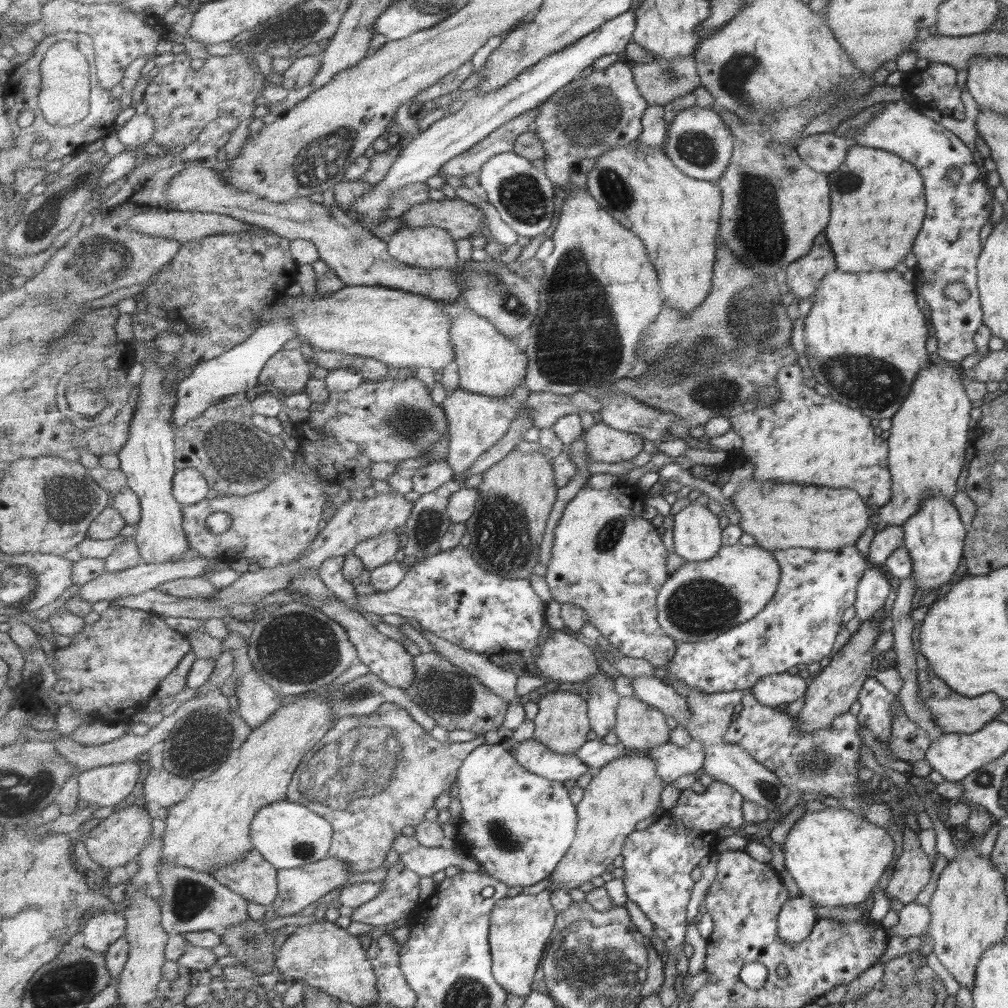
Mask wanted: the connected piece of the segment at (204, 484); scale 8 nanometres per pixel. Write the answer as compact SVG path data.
M196 468L178 469L174 476L174 495L182 505L199 504L207 498L210 484Z

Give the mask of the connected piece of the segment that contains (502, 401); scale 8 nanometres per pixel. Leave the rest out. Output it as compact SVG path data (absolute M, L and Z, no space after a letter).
M527 383L519 385L508 397L496 397L469 392L459 386L441 403L450 426L450 452L447 462L457 480L467 479L468 468L481 458L484 452L494 447L510 430L530 395Z

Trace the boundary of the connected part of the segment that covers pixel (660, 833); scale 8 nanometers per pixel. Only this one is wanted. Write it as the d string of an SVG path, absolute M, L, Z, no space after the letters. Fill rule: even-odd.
M712 781L705 790L699 793L693 792L690 788L682 791L679 802L663 814L646 829L636 830L625 839L624 847L621 856L624 858L622 868L624 868L624 888L626 895L633 903L638 905L638 908L648 917L653 924L653 932L657 934L660 939L663 939L666 948L670 948L672 952L671 957L675 957L677 963L677 970L680 975L688 976L690 967L690 958L685 956L686 936L688 933L687 922L687 906L691 901L691 892L695 886L695 880L691 878L691 872L695 870L697 862L703 856L709 856L715 849L721 836L719 836L722 828L729 827L736 832L743 826L742 816L742 800L744 798L730 785L719 781Z

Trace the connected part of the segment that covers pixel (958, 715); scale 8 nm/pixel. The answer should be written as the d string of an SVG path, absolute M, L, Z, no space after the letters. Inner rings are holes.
M914 652L917 654L916 658L916 671L917 671L917 685L919 685L919 699L922 704L926 704L926 707L929 709L931 713L933 722L945 733L972 733L978 731L979 728L983 726L988 720L993 720L995 715L997 715L1001 711L1001 699L997 697L994 693L987 693L981 696L973 696L973 697L965 697L960 696L955 691L951 691L945 684L941 684L941 680L939 678L935 678L935 676L931 676L931 670L927 668L927 664L925 664L925 660L923 660L923 656L919 656L919 652Z

